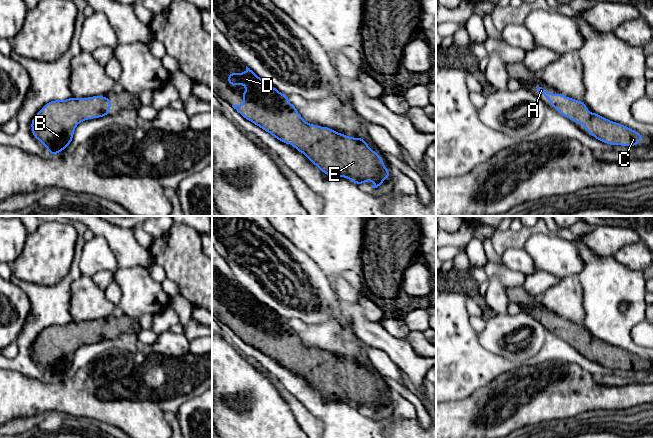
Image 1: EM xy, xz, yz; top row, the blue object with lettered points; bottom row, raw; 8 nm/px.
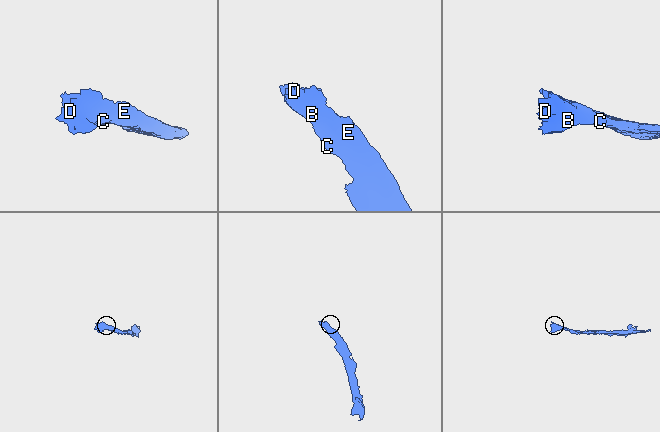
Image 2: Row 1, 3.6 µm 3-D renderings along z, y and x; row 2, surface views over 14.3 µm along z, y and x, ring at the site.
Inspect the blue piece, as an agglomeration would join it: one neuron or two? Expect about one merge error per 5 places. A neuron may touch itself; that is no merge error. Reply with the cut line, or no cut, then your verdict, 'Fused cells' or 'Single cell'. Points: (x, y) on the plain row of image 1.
No split. Single cell

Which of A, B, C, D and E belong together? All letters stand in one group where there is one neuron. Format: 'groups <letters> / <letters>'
groups A B C D E

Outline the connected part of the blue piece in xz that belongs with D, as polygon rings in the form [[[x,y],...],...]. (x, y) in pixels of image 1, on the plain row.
[[[247,290],[245,297],[229,297],[228,308],[246,310],[246,315],[242,318],[245,328],[232,329],[238,337],[281,366],[293,369],[326,399],[345,401],[362,409],[365,405],[374,405],[375,408],[371,412],[382,410],[383,403],[390,401],[390,396],[380,379],[374,376],[361,361],[349,361],[328,351],[307,347],[296,331],[288,325],[287,319],[280,317]]]

